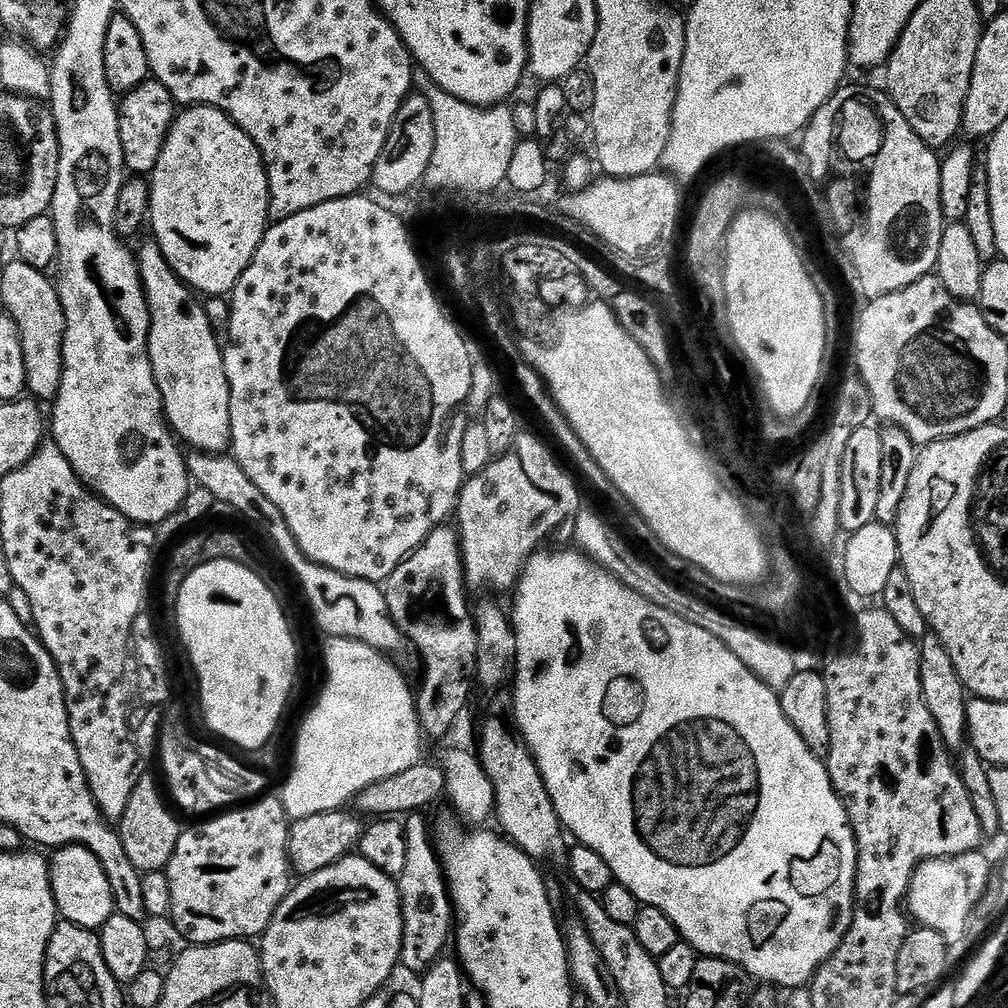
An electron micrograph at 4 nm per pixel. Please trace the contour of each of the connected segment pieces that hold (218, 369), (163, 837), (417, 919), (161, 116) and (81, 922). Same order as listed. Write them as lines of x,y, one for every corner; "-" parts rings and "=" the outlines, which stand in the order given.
148,242
148,245
146,245
141,252
138,252
138,263
140,265
140,280
144,284
144,293
148,299
148,308
152,311
152,317
150,318
150,338
148,339
150,362
154,366
154,378
158,382
158,390
160,391
160,397
164,403
164,414
168,422
168,427
172,429
173,433
175,433
185,445
187,445
186,443
190,444
188,446
195,451
211,452
213,454
227,453
232,442
232,427
230,426
230,386
228,385
226,370
224,369
222,344
216,341
216,336
218,336
217,329
213,328
211,322
208,321
208,315
204,313
203,303
201,303
199,299
197,301
195,300
197,297
194,295
193,289
189,288
188,285
181,280
176,271
168,265
158,245
154,242
=
148,774
141,775
138,786
134,786
134,794
130,794
126,814
122,814
122,818
118,821
122,846
126,846
126,854
130,854
130,862
134,862
134,866
141,874
162,872
167,869
170,858
174,854
174,846
178,846
178,838
182,831
182,824
176,821
177,813
170,807
162,791
161,781
157,777
156,780
=
420,814
407,817
406,867
398,878
404,923
400,964
417,974
427,972
429,966
445,955
444,947
447,944
449,947
454,936
454,909
448,879
444,876
444,866
436,852
433,829
429,821
427,824
422,817
=
147,78
137,88
123,93
118,107
118,130
122,134
124,167
132,174
151,174
158,166
158,158
162,158
172,121
178,115
176,99
172,97
170,90
166,90
166,86
162,86
154,78
=
65,844
51,853
50,867
57,913
70,924
93,930
103,928
116,912
116,903
110,878
106,878
106,870
102,870
102,862
98,862
96,855
80,844

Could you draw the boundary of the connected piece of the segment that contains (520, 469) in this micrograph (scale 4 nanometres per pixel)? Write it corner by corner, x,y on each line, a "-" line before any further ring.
521,431
514,447
506,455
495,457
486,470
469,477
460,489
456,522
461,538
465,583
469,589
513,589
531,556
539,549
539,542
562,528
564,537
575,535
577,515
582,501
573,478
558,464
549,448
534,435

